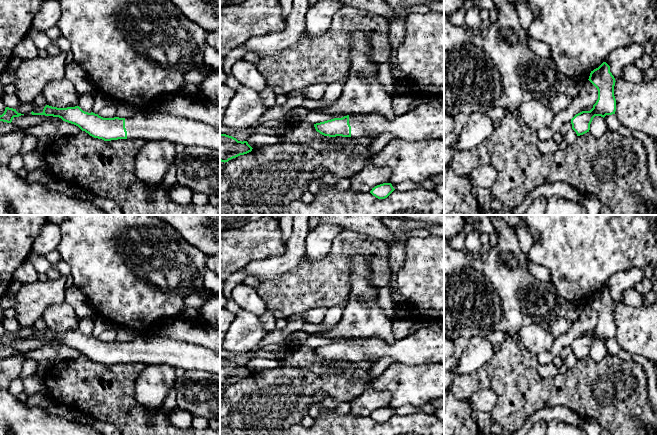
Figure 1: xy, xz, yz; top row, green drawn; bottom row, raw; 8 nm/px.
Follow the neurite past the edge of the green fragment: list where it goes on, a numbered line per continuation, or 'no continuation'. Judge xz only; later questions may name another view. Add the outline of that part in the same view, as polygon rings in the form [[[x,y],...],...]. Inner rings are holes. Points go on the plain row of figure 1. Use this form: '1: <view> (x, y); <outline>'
1: xz (425, 346); [[[426,325],[392,344],[378,339],[353,338],[349,339],[349,348],[352,362],[376,362],[390,357],[406,364],[444,364],[444,326]]]

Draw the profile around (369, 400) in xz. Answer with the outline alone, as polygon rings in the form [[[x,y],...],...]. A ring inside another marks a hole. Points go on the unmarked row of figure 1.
[[[383,357],[375,362],[368,376],[363,392],[354,398],[351,403],[350,414],[354,416],[370,416],[375,410],[390,407],[391,394],[388,391],[375,391],[370,382],[395,361],[390,357]]]

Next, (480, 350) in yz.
[[[472,336],[468,345],[451,372],[453,374],[468,374],[478,370],[494,356],[494,344],[485,336]]]

